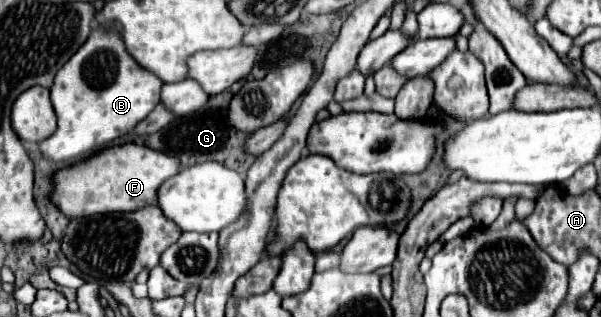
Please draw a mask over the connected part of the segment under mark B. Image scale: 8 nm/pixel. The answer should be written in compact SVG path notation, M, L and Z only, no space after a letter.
M94 28L88 40L84 42L84 46L80 46L80 50L62 66L62 70L54 78L54 84L50 88L50 98L52 98L54 112L58 116L58 128L50 138L38 144L40 154L54 162L66 162L90 154L94 146L102 148L110 144L112 140L124 136L130 128L134 128L142 118L146 118L156 108L160 86L162 82L154 74L148 74L148 70L140 68L130 58L116 30L106 32L102 28Z

